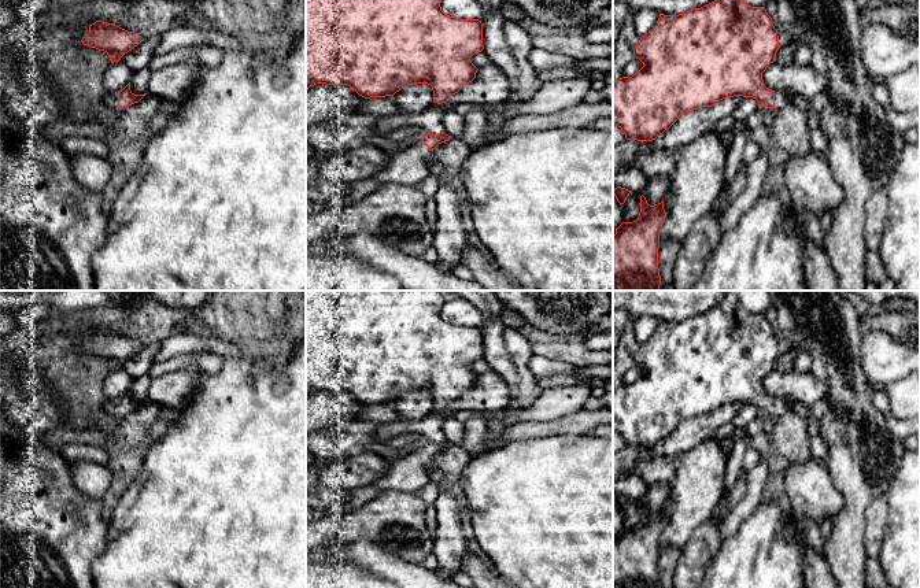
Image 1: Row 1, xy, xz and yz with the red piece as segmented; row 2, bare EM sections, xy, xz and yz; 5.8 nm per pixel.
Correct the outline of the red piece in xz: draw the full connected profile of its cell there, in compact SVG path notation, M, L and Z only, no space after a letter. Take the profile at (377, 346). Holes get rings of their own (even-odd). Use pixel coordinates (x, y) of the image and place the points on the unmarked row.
M306 291L306 396L317 391L348 392L365 406L394 403L402 395L428 391L433 410L441 411L476 385L477 374L470 365L484 356L483 330L479 326L461 326L441 318L444 304L441 291Z

